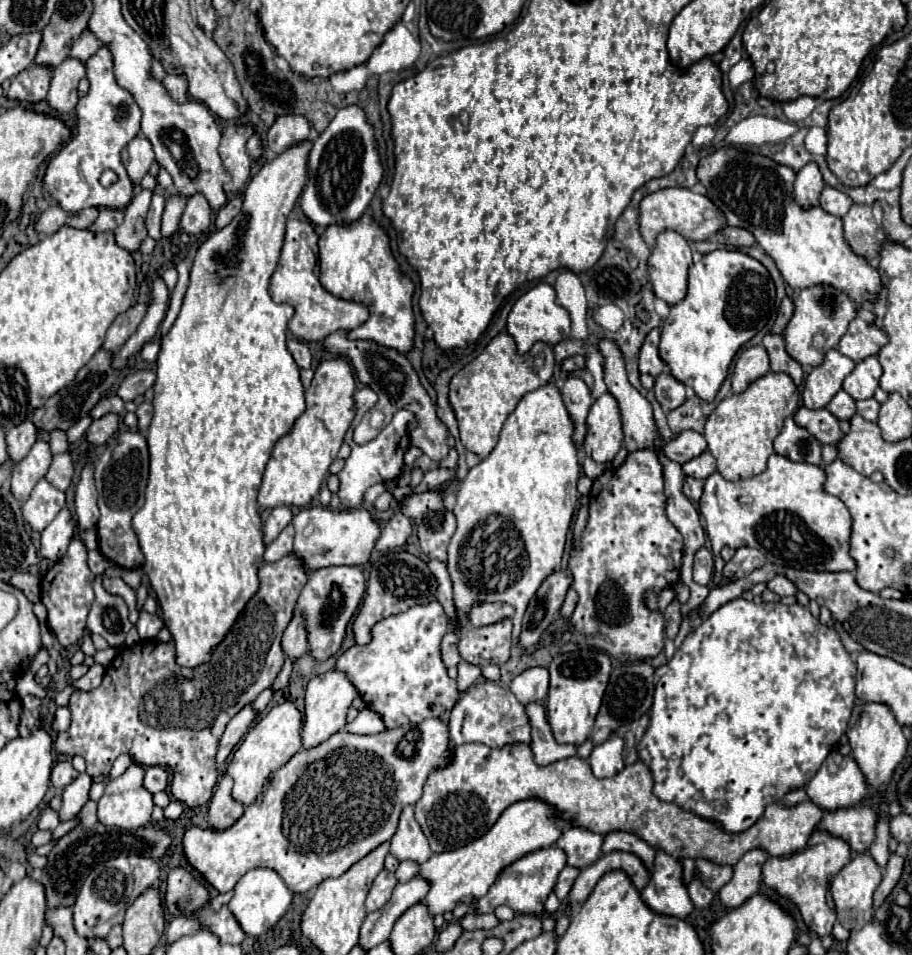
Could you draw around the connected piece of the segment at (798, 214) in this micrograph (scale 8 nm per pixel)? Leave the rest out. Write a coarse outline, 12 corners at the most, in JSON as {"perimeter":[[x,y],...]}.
{"perimeter":[[727,146],[697,178],[791,288],[859,306],[883,288],[841,218],[795,202],[795,172]]}

